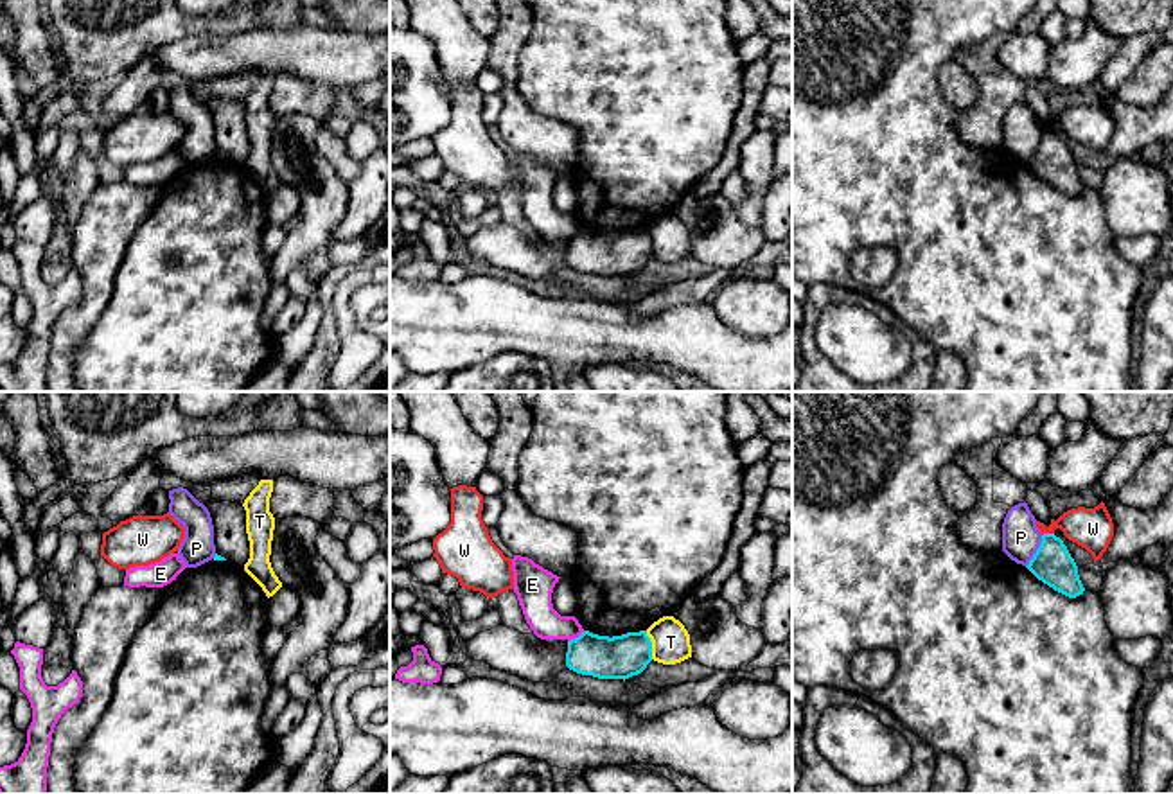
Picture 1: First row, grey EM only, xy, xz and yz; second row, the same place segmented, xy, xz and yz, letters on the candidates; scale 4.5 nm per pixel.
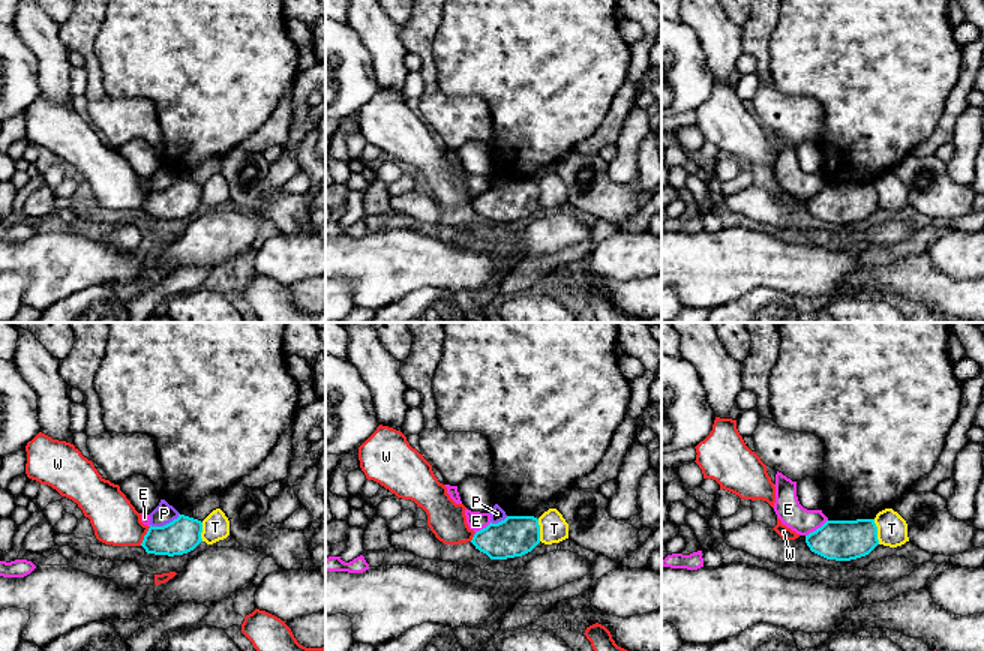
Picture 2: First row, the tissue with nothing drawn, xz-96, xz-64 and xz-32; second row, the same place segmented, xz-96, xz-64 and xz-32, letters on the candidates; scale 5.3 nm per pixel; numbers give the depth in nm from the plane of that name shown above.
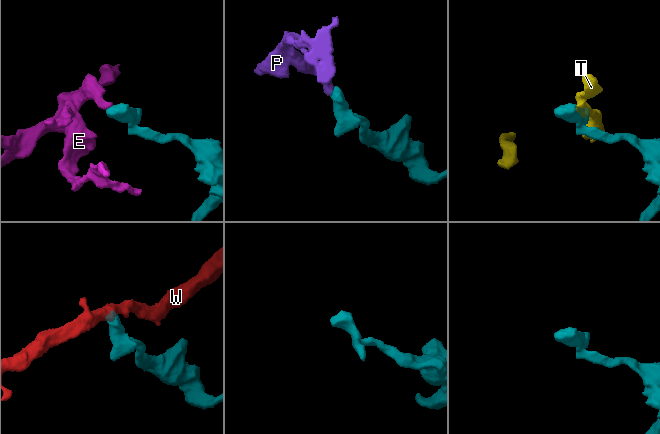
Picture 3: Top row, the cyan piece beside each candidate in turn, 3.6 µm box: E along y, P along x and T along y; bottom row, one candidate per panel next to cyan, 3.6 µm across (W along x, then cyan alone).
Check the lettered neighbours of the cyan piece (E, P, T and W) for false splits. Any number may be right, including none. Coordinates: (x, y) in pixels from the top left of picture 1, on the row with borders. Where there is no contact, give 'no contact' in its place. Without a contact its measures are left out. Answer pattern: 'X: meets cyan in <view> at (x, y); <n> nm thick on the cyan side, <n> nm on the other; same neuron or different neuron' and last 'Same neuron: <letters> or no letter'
E: meets cyan in xz at (575, 638); 190 nm thick on the cyan side, 140 nm on the other; different neuron
P: meets cyan in yz at (1037, 552); 180 nm thick on the cyan side, 170 nm on the other; different neuron
T: meets cyan in xz at (651, 645); 190 nm thick on the cyan side, 180 nm on the other; different neuron
W: meets cyan in yz at (1048, 534); 180 nm thick on the cyan side, 190 nm on the other; different neuron
Same neuron: no letter

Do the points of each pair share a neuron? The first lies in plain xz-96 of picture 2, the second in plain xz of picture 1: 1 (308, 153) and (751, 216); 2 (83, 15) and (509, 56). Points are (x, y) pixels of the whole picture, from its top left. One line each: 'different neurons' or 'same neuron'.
1: different neurons
2: same neuron

